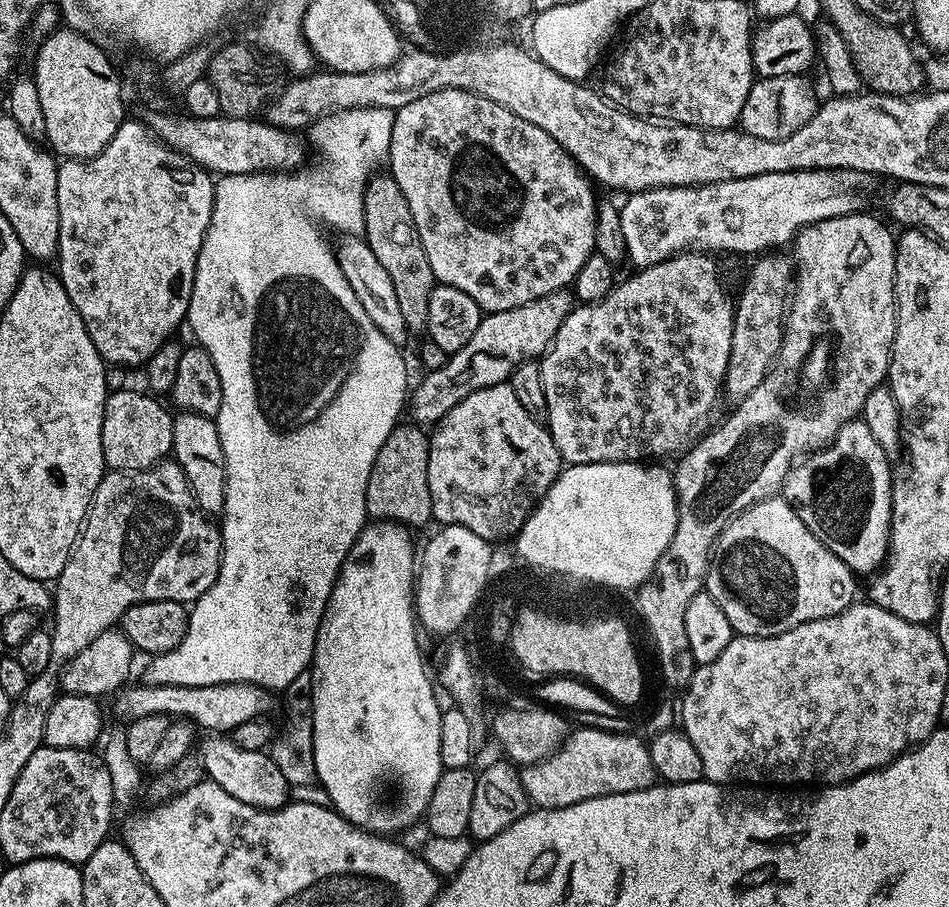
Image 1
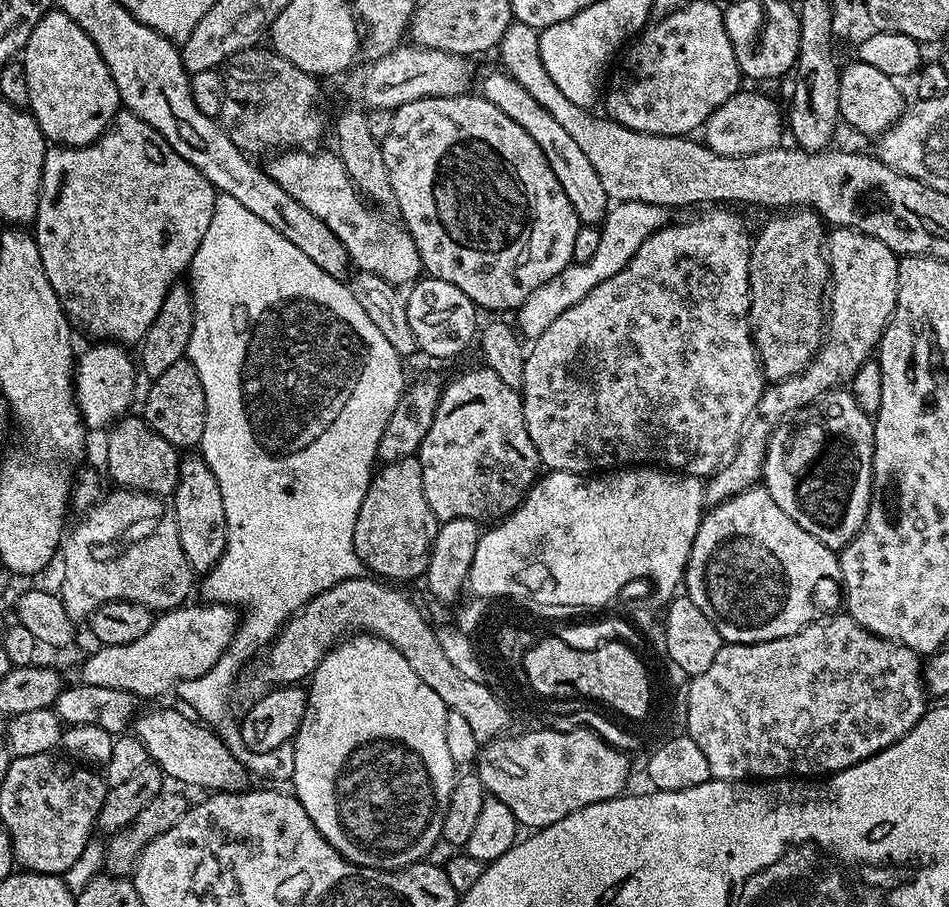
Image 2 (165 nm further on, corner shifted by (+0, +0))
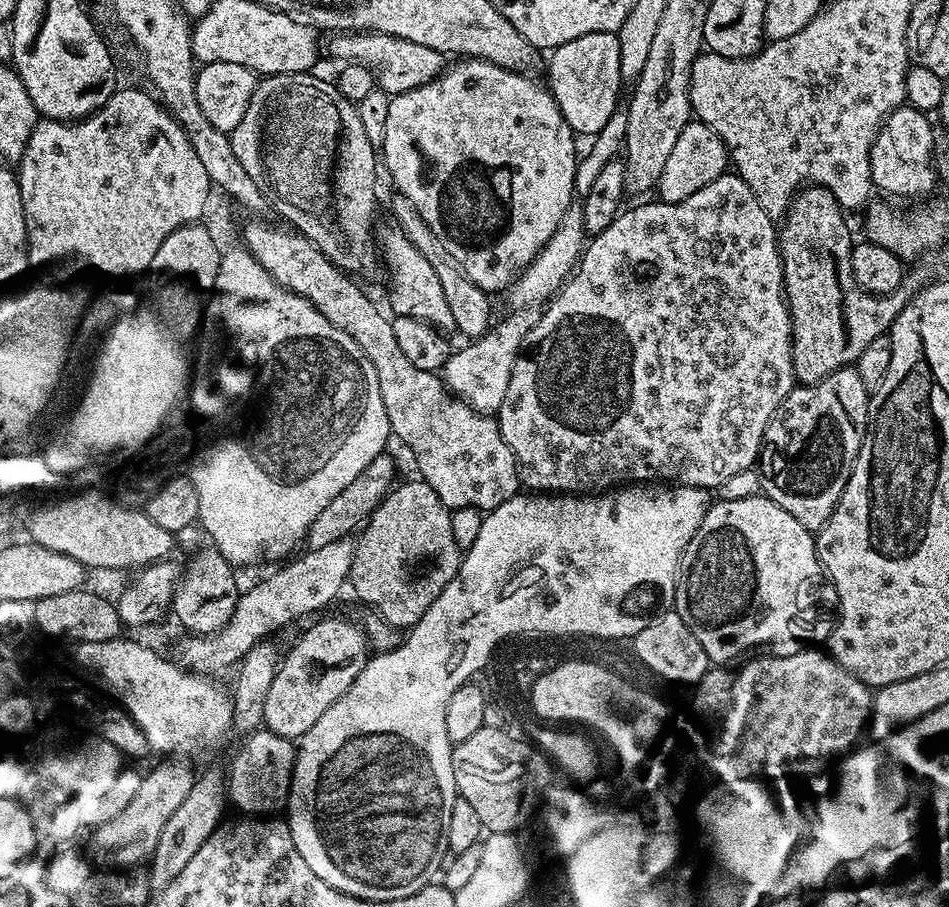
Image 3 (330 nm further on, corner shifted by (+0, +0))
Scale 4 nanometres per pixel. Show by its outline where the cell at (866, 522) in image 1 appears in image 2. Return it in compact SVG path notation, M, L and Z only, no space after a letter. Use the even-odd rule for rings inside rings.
M840 391L826 392L815 401L812 417L789 438L788 444L769 435L762 457L762 484L770 498L806 534L814 534L818 542L833 550L843 550L860 531L872 497L874 420L860 409L851 391Z

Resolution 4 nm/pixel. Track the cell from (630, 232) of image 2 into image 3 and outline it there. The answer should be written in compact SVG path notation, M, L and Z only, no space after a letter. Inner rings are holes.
M521 303L505 320L497 322L475 342L465 343L464 349L455 351L444 364L442 376L456 389L472 406L485 414L499 411L506 398L506 386L510 386L510 374L516 365L516 357L524 347L526 334L534 330L540 321L542 311L539 303Z

